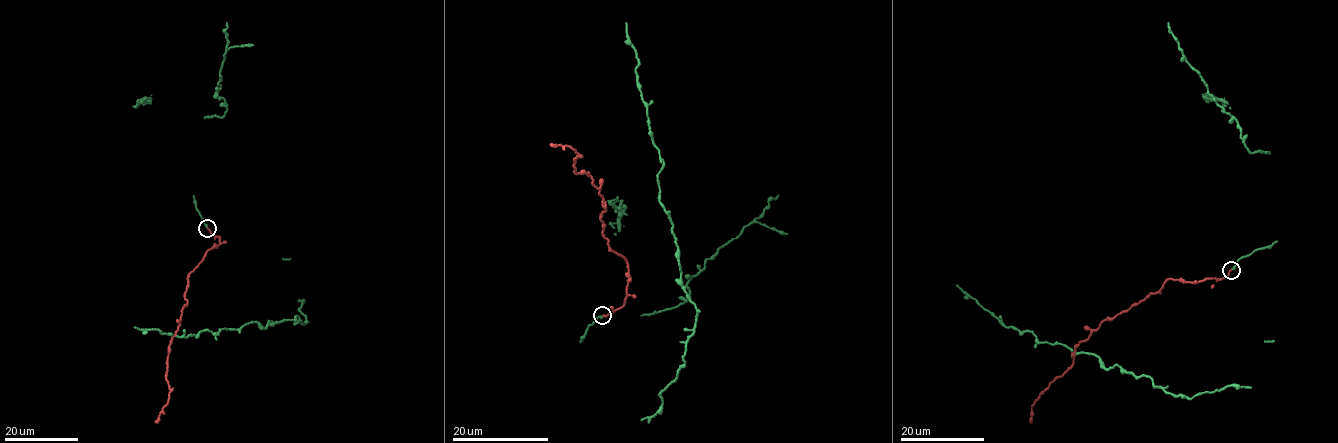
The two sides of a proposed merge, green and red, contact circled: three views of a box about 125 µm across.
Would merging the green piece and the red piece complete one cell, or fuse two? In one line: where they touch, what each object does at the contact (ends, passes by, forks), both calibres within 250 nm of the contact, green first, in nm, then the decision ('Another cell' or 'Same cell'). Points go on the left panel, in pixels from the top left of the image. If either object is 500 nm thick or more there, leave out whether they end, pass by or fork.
Place: (207, 228). At the ring green ends. At the ring red ends. Thickness 240 nm (green) against 160 nm. Same cell

